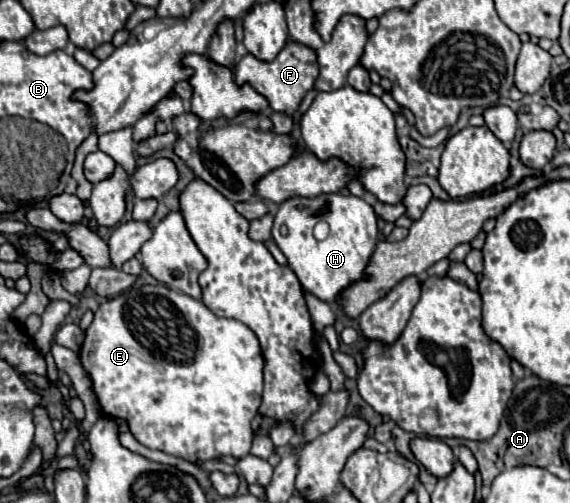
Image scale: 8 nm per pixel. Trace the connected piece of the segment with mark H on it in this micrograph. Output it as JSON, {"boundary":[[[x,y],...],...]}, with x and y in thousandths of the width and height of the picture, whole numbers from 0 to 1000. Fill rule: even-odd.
{"boundary":[[[563,386],[556,394],[518,390],[489,410],[479,445],[479,473],[504,509],[528,569],[567,600],[588,600],[591,584],[612,569],[612,561],[640,553],[640,521],[647,521],[658,485],[665,481],[661,425],[637,394],[616,386]],[[556,437],[574,437],[581,449],[581,461],[567,481],[549,469]],[[496,453],[500,465],[493,461]]]}

